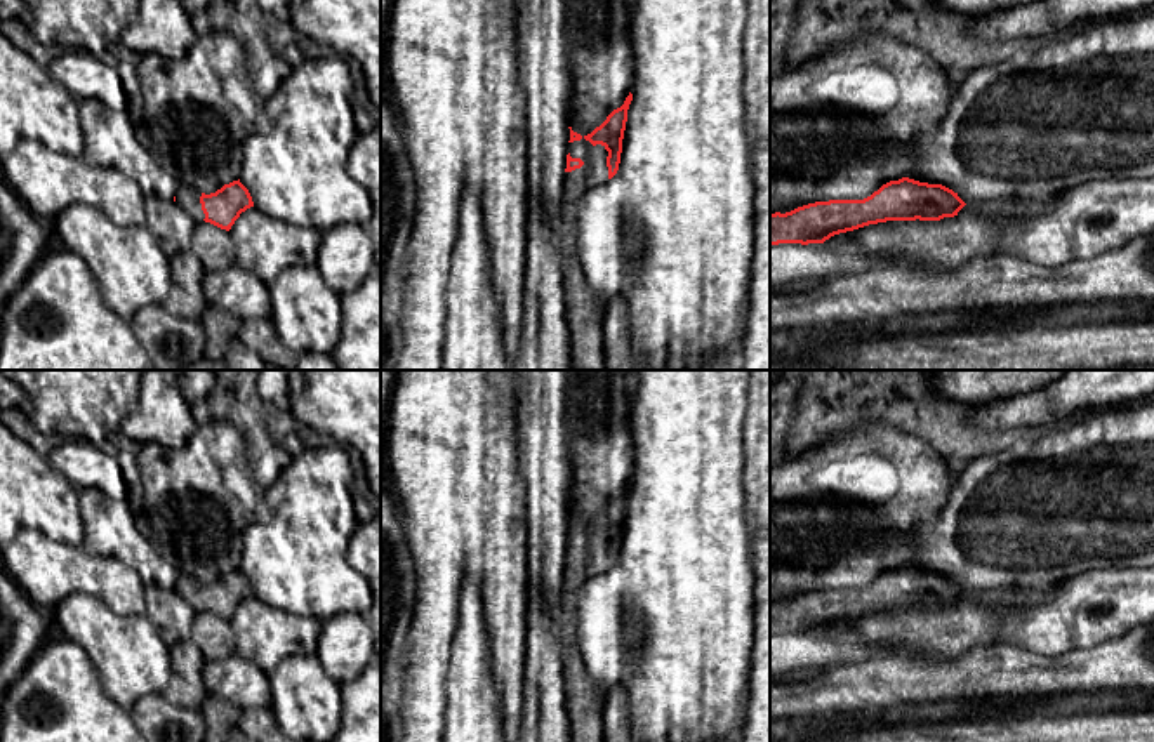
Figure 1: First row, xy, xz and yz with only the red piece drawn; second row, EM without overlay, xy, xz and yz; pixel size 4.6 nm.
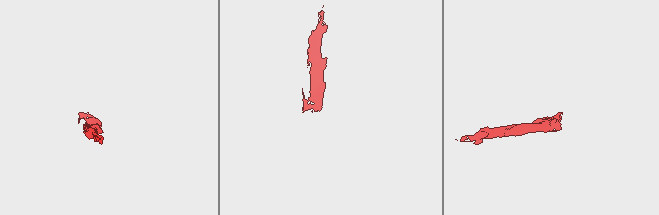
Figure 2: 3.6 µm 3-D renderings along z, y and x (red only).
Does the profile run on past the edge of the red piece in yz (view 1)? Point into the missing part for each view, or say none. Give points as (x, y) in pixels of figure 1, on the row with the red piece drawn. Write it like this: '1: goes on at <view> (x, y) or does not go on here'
1: does not go on here

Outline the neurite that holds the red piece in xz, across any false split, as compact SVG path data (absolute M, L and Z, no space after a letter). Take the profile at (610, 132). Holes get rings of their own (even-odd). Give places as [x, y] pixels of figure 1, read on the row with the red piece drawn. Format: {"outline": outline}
{"outline": "M633 94L591 134L570 129L563 202L558 222L567 323L570 330L572 370L607 370L603 354L603 315L596 294L577 261L579 198L612 179L620 163L622 139Z"}

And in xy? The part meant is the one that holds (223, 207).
{"outline": "M238 181L224 184L216 193L205 195L189 186L179 186L174 202L195 224L210 222L229 231L242 212L254 207L249 189Z"}

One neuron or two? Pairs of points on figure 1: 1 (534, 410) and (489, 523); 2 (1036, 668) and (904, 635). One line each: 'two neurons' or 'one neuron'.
1: two neurons
2: two neurons

